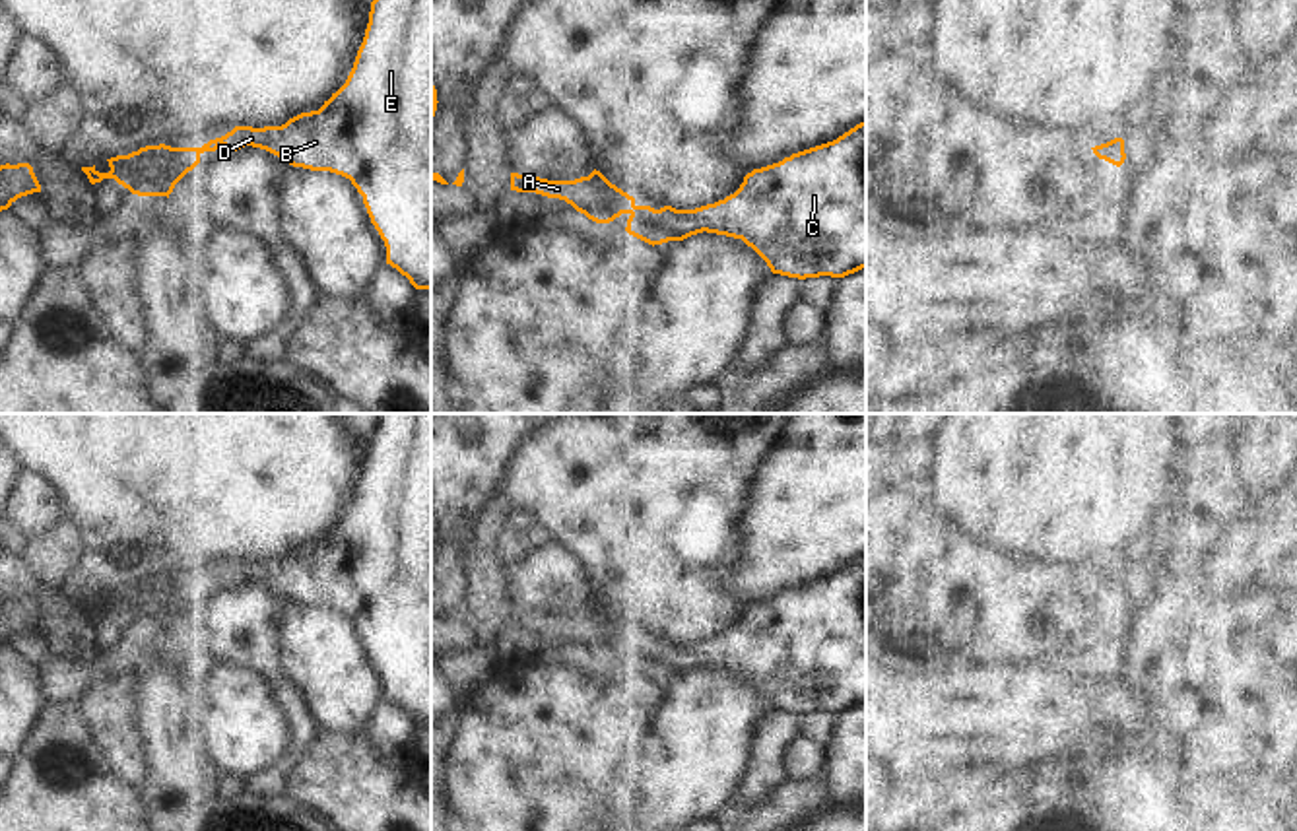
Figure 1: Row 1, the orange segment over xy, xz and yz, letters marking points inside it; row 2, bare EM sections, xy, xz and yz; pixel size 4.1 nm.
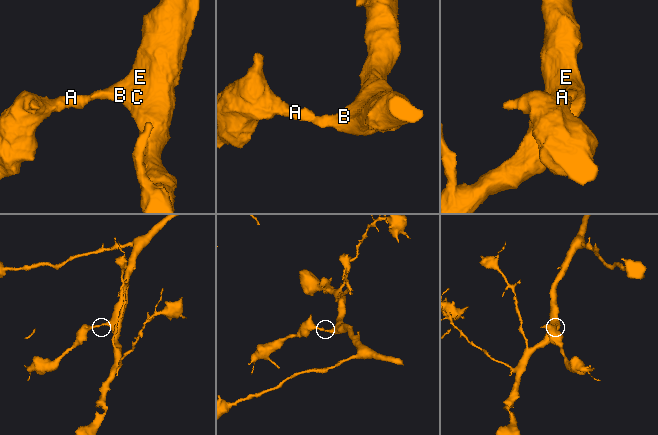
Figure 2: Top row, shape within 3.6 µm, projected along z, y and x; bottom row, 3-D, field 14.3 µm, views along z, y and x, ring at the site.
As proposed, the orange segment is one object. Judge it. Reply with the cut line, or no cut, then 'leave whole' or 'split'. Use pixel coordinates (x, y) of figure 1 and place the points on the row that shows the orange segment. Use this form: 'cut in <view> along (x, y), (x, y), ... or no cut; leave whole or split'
no cut; leave whole

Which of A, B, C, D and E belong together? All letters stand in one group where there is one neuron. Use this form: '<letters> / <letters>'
A B C D E

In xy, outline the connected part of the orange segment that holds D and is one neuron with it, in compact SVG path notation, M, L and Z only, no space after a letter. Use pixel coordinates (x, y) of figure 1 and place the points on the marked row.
M373 0L363 43L346 83L318 111L301 113L282 126L235 126L202 148L146 146L128 155L107 159L111 171L82 167L89 183L115 179L138 196L167 196L175 184L200 163L204 151L225 146L266 150L293 167L330 171L351 181L363 196L371 223L386 247L386 264L410 280L416 289L431 289L431 0Z

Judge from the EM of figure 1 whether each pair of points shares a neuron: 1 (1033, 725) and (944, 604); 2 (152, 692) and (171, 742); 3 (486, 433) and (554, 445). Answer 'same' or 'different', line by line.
1: different
2: same
3: different

